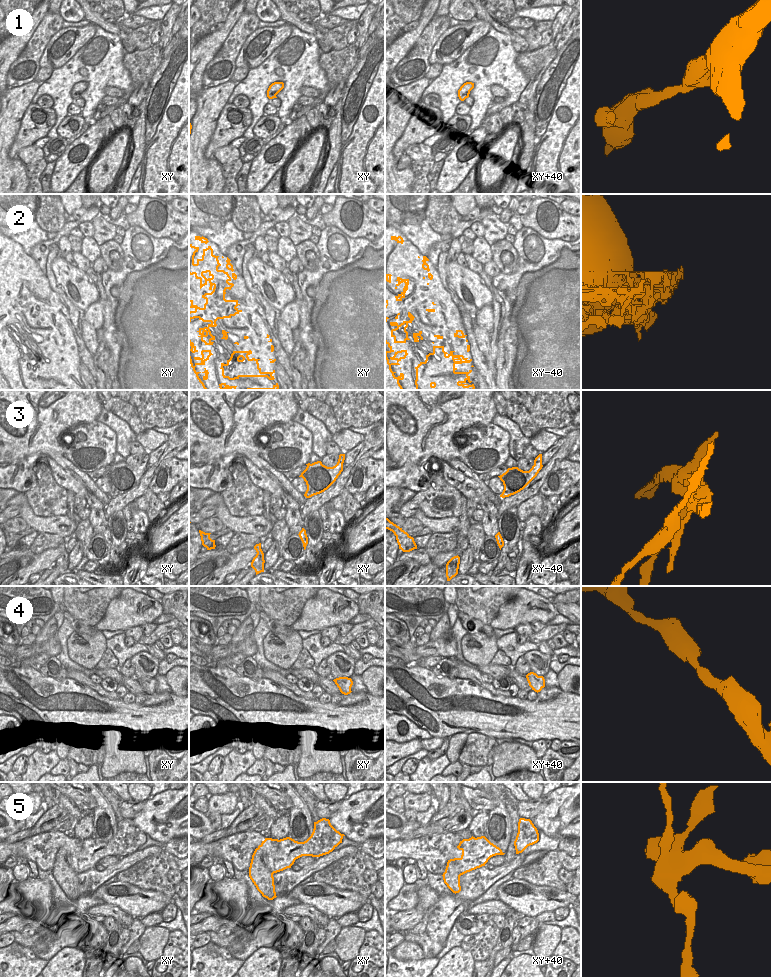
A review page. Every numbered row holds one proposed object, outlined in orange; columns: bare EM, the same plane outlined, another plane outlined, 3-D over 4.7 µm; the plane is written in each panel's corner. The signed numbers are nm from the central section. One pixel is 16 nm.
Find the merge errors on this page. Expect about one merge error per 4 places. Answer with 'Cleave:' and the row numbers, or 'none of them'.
Cleave: 3, 5

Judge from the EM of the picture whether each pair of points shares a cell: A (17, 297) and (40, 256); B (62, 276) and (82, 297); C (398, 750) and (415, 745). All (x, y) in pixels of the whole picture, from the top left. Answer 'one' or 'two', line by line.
A: two
B: one
C: one

